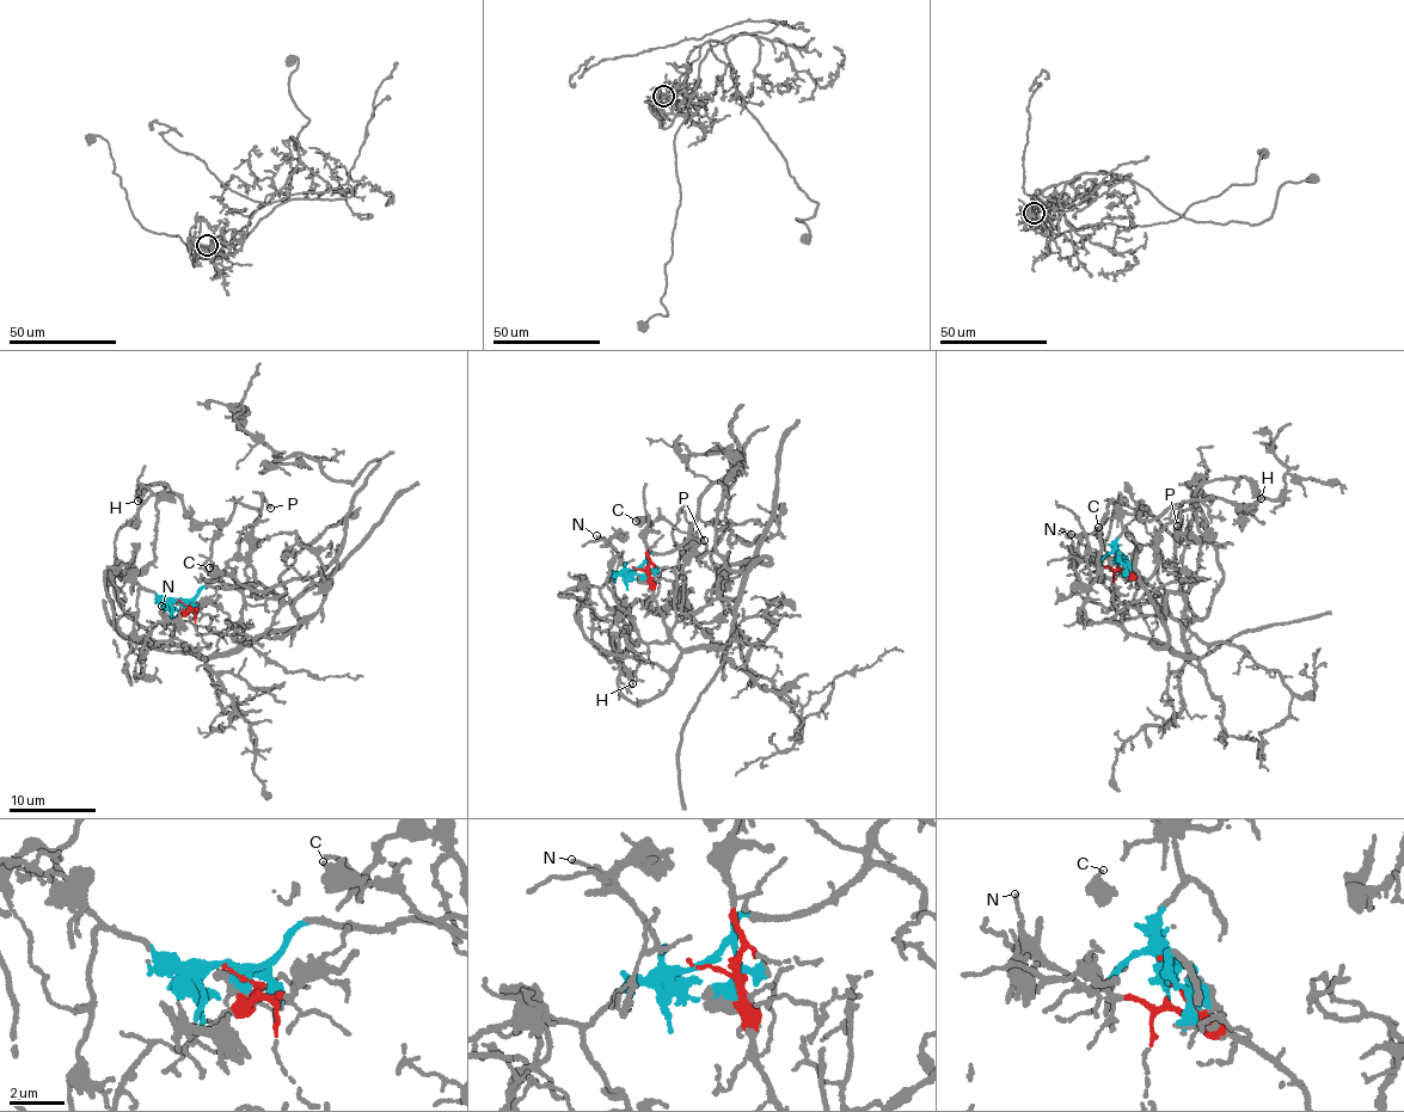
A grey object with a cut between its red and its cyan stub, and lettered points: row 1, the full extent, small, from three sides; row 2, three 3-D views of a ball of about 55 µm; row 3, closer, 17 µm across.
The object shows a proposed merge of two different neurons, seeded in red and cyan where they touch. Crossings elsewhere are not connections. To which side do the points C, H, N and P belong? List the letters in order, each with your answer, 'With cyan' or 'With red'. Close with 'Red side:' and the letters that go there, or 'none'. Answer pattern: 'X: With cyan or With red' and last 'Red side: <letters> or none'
C: With cyan
H: With cyan
N: With cyan
P: With cyan
Red side: none

